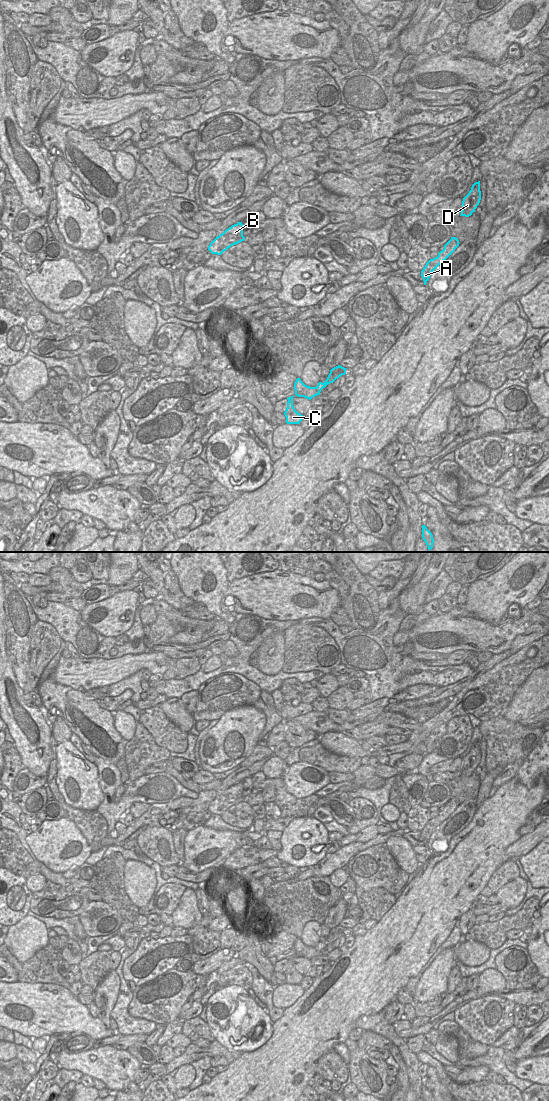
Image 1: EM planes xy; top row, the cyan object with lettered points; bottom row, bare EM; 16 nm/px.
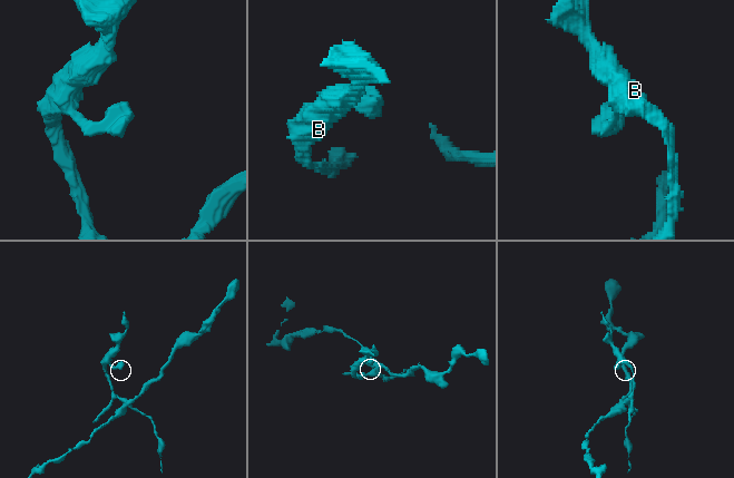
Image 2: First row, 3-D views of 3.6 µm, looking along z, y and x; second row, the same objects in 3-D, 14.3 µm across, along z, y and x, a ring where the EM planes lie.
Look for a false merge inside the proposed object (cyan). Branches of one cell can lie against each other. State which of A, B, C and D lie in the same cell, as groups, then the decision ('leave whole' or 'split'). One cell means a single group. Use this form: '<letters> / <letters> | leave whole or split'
A C D / B | split

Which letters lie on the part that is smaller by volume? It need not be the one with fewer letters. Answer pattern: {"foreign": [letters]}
{"foreign": ["B"]}

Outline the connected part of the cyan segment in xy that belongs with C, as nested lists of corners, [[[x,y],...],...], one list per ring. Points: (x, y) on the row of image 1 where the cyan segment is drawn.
[[[294,396],[287,398],[288,400],[287,408],[284,412],[284,415],[286,417],[286,423],[287,424],[300,424],[304,416],[295,410],[293,406],[293,397]]]

